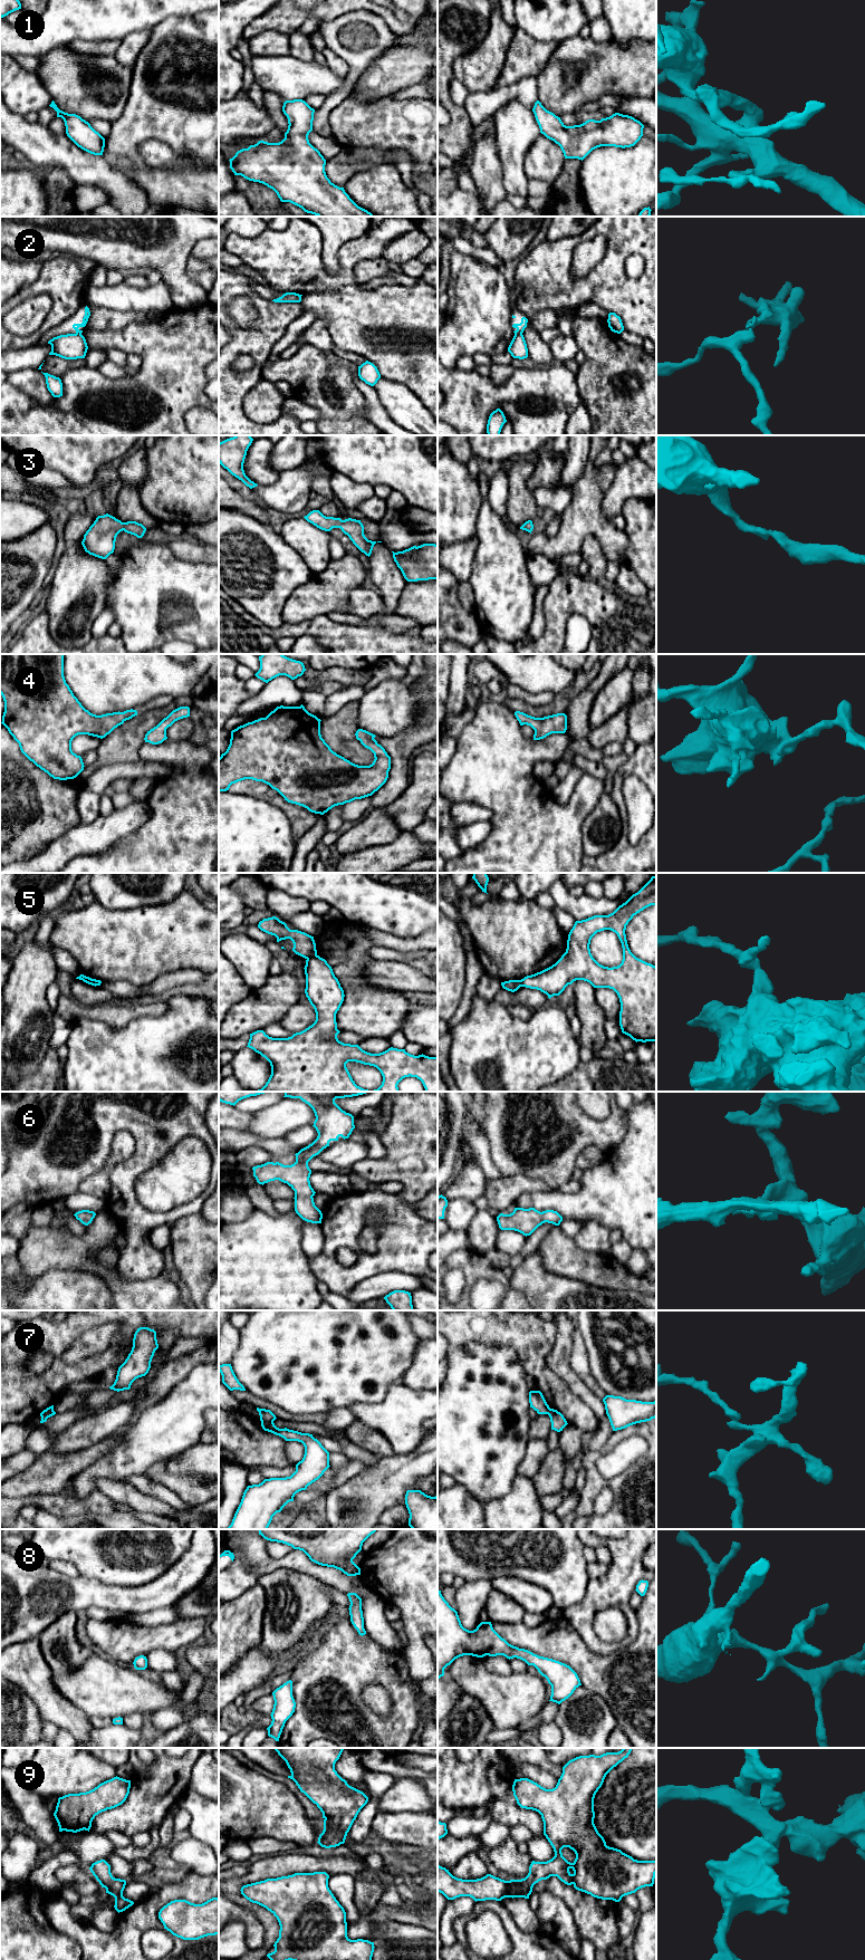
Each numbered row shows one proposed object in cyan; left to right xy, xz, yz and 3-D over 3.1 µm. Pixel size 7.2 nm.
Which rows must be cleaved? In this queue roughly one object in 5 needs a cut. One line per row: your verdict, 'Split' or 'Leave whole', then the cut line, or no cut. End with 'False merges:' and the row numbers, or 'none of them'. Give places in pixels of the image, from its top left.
1: Leave whole. No split
2: Split. Split along yz (515, 333), (521, 334)
3: Leave whole. No split
4: Leave whole. No split
5: Split. Split along xz (316, 954), (307, 959)
6: Leave whole. No split
7: Split. Split along xz (261, 1421), (272, 1422)
8: Leave whole. No split
9: Leave whole. No split
False merges: 2, 5, 7

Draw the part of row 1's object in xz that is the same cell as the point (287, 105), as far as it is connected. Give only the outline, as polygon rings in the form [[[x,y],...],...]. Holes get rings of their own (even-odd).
[[[302,99],[286,100],[282,112],[288,118],[288,129],[279,143],[259,141],[242,148],[230,158],[230,169],[234,175],[241,175],[272,189],[281,202],[290,202],[305,212],[317,217],[375,217],[358,206],[345,192],[330,182],[325,172],[326,160],[308,140],[313,131],[315,109]]]

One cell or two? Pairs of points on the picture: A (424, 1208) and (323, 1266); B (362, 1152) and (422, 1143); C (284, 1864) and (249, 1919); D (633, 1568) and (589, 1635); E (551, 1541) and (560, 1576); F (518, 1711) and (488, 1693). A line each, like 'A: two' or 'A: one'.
A: two
B: two
C: two
D: one
E: one
F: one

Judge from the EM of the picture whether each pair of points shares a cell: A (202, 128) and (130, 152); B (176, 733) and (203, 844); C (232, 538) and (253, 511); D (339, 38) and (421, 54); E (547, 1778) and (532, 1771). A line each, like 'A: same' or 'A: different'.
A: same
B: different
C: different
D: different
E: same

